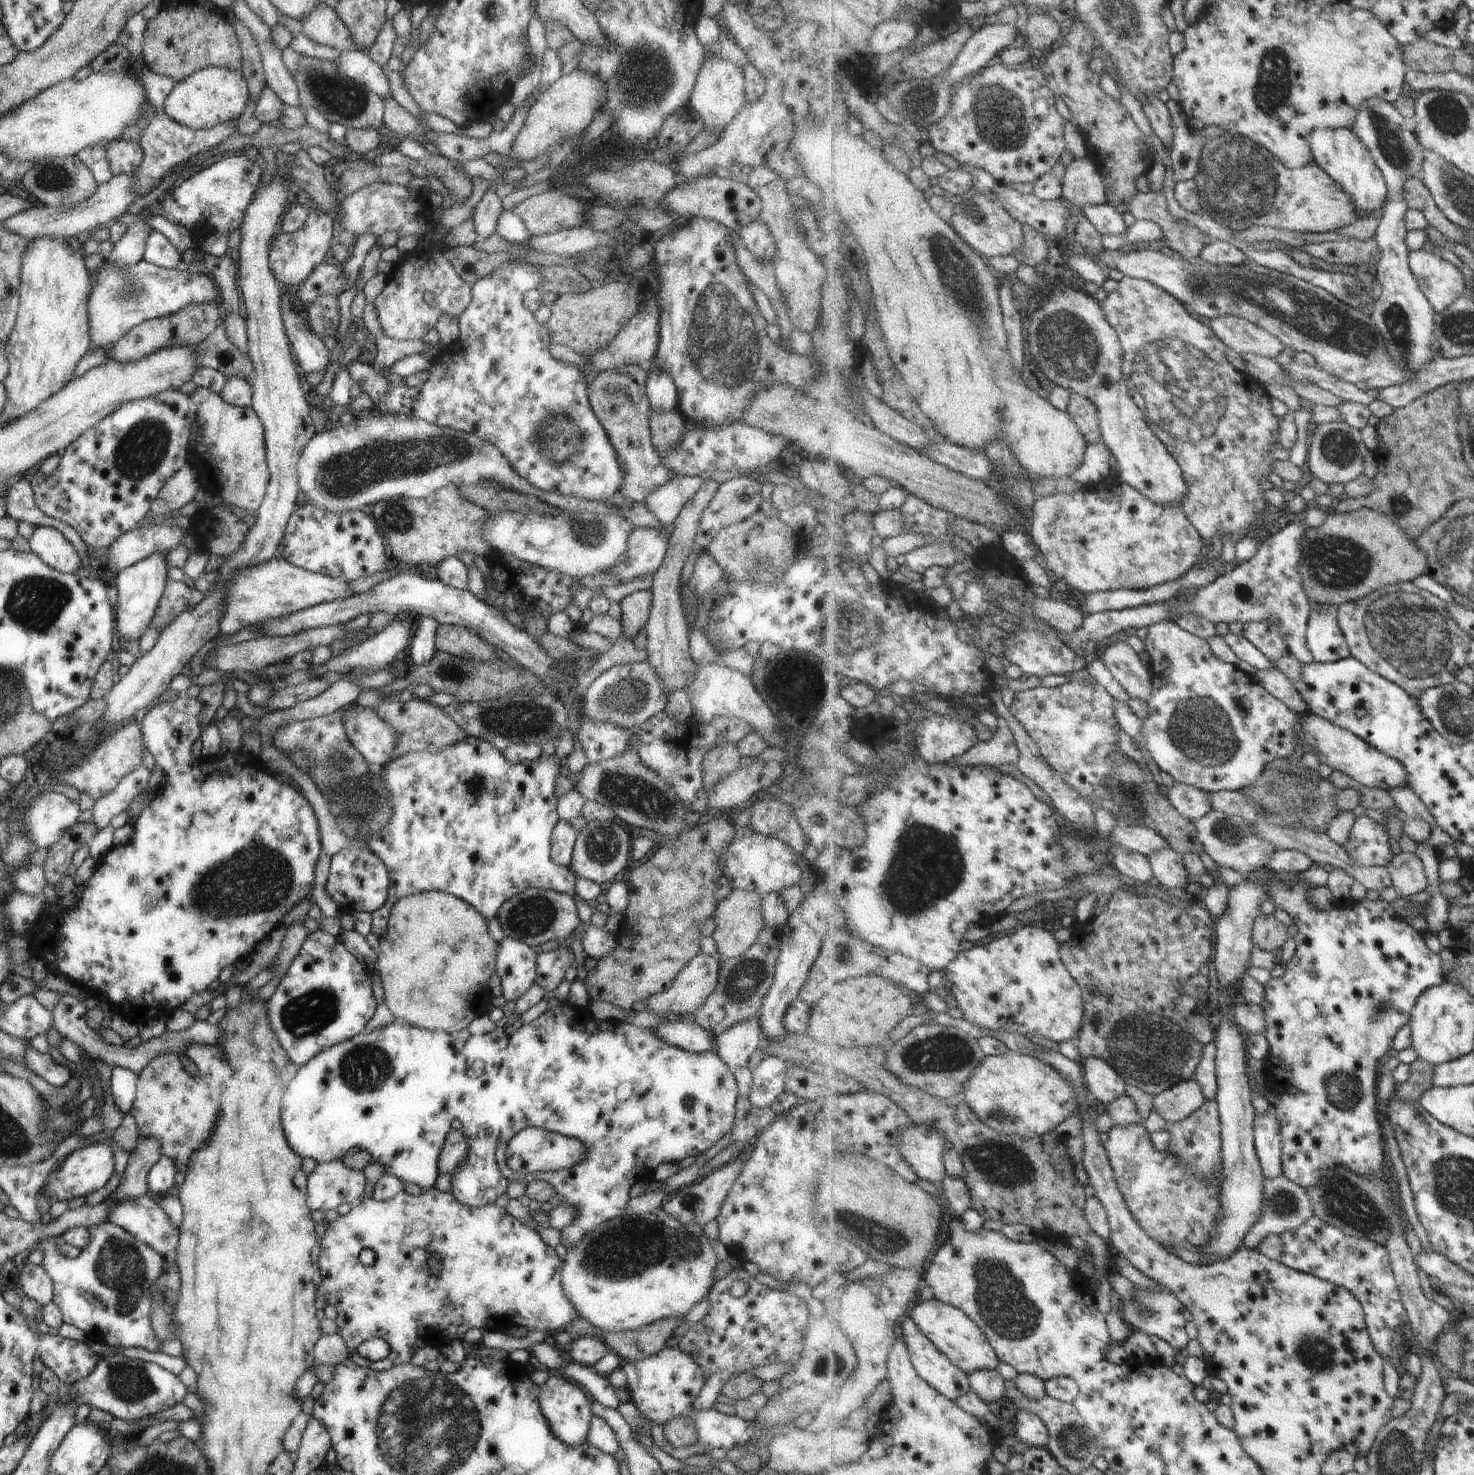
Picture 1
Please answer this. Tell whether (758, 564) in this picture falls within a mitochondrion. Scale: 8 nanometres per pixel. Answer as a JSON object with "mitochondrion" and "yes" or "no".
{"mitochondrion":"yes"}

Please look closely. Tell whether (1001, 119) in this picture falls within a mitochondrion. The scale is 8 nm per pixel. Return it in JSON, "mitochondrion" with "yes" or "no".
{"mitochondrion":"yes"}

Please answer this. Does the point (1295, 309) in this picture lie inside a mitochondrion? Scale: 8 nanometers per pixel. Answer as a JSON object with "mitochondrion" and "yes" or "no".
{"mitochondrion":"yes"}

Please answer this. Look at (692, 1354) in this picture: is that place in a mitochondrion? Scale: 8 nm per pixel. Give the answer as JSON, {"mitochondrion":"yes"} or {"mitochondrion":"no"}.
{"mitochondrion":"no"}

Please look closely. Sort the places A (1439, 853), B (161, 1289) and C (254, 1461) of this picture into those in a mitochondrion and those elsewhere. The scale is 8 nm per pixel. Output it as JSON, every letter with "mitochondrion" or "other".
{"A":"other","B":"mitochondrion","C":"other"}

